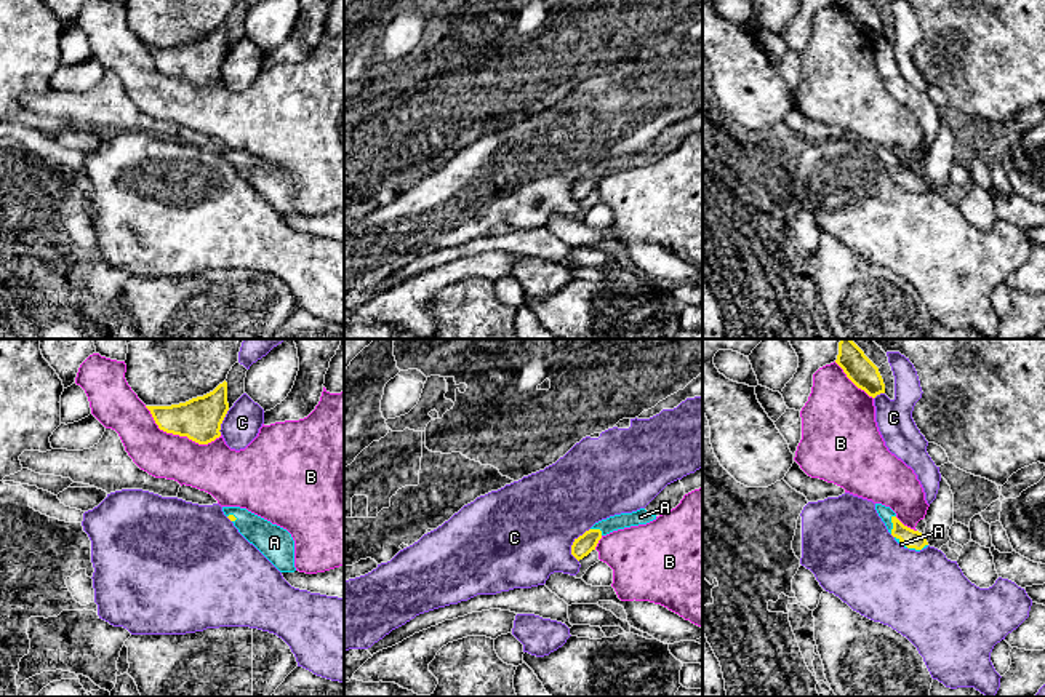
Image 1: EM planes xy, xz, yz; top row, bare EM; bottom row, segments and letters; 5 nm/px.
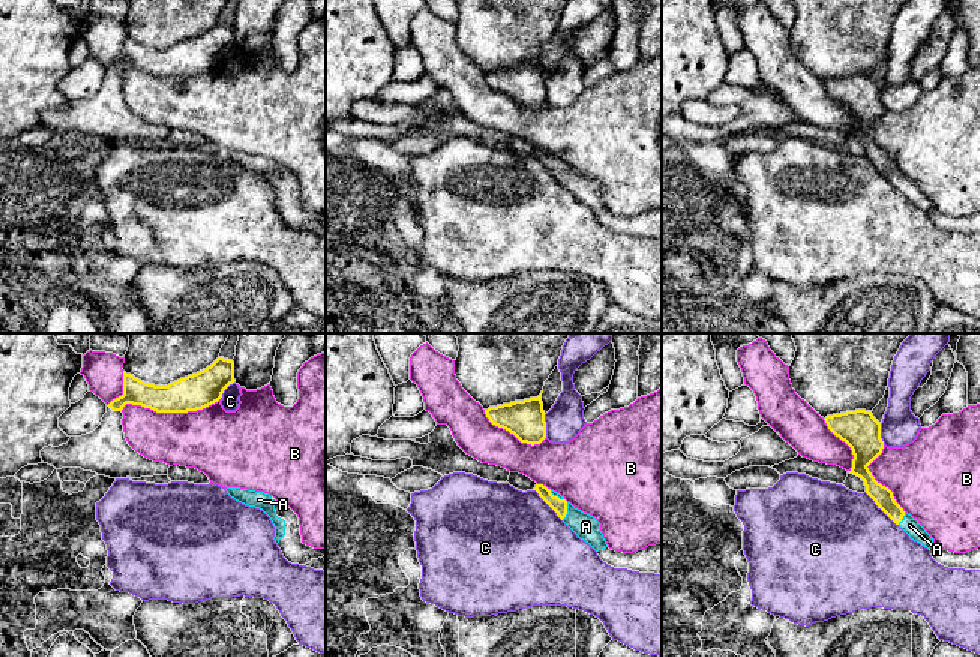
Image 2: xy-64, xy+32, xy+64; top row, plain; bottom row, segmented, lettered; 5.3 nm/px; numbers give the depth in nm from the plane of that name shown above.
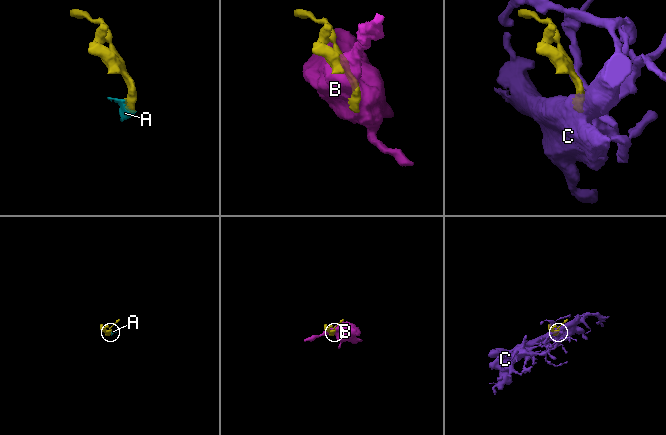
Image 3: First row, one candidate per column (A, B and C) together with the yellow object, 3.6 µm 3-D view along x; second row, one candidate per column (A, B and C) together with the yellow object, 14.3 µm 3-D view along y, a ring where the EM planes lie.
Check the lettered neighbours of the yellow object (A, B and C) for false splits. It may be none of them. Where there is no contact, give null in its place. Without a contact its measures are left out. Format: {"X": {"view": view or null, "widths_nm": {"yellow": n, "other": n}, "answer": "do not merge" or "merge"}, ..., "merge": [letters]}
{"A": {"view": "yz", "widths_nm": {"yellow": 100, "other": 70}, "answer": "merge"}, "B": {"view": "xy", "widths_nm": {"yellow": 220, "other": 260}, "answer": "do not merge"}, "C": {"view": "xz", "widths_nm": {"yellow": 100, "other": 480}, "answer": "do not merge"}, "merge": ["A"]}

